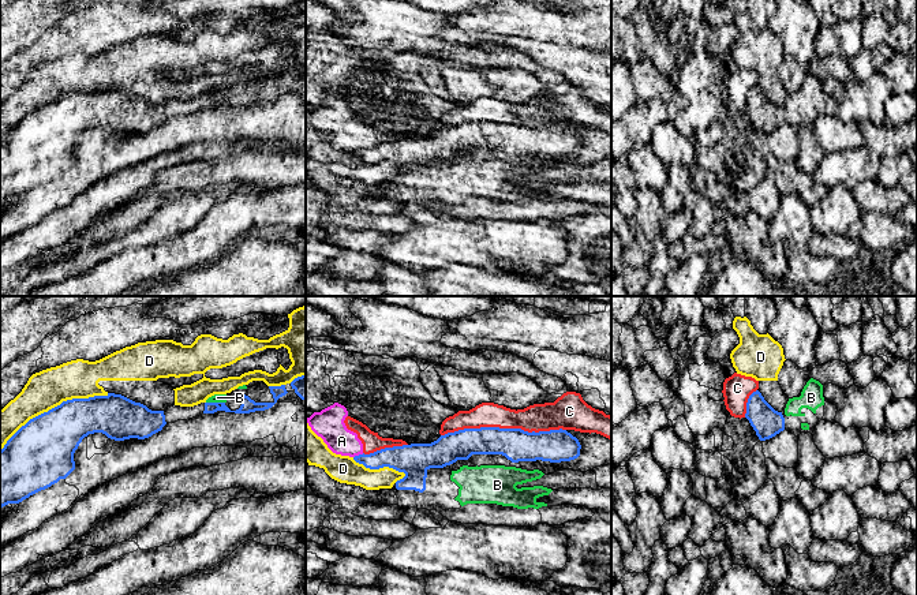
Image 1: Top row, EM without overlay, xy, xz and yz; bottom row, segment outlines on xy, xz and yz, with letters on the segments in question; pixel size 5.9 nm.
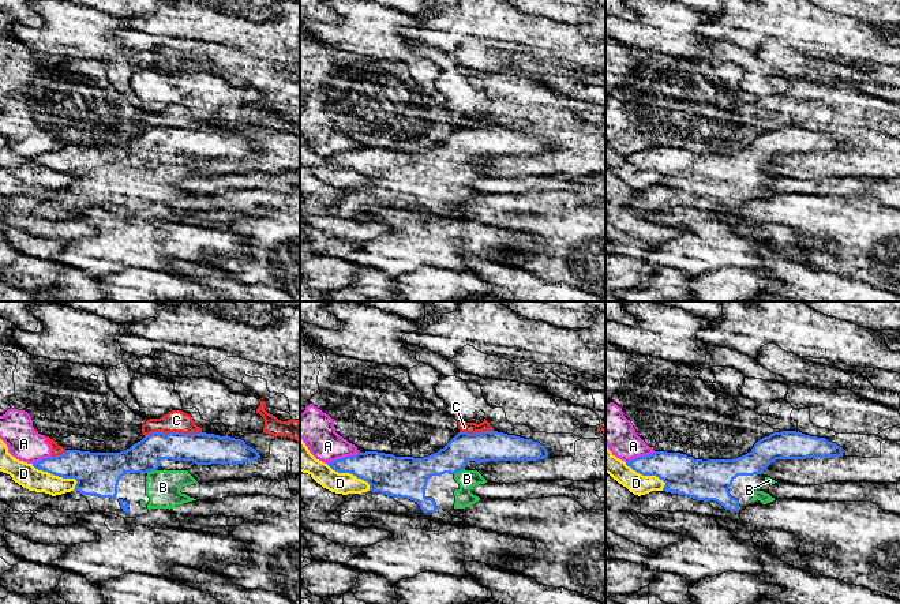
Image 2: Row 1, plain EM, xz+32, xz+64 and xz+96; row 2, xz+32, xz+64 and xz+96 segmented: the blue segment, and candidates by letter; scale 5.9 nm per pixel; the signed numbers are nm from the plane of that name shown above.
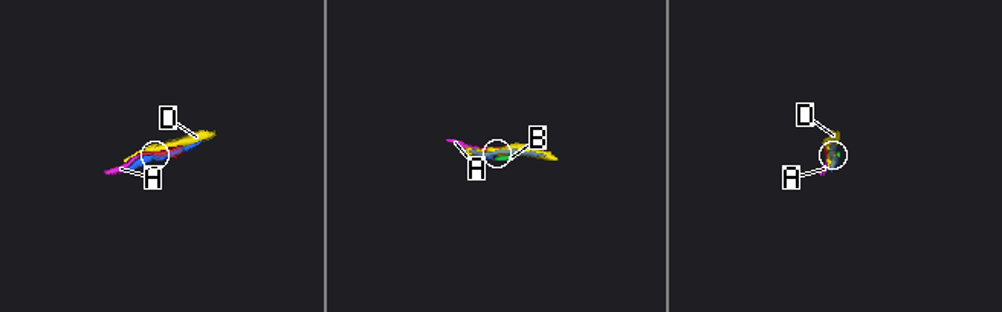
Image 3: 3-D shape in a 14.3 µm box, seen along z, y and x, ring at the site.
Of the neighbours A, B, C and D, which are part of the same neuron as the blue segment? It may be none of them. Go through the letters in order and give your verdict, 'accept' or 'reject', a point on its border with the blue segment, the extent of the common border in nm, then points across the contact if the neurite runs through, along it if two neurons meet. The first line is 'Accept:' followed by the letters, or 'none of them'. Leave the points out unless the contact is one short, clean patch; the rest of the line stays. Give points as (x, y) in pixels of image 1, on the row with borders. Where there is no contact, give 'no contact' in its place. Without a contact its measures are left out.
Accept: B
A: reject | xz (359, 455) | 70 nm
B: accept | xy (216, 403) | 110 nm
C: reject | xz (502, 429) | 750 nm
D: reject | xy (52, 408) | 700 nm

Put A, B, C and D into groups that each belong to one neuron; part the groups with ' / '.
A C / B / D

